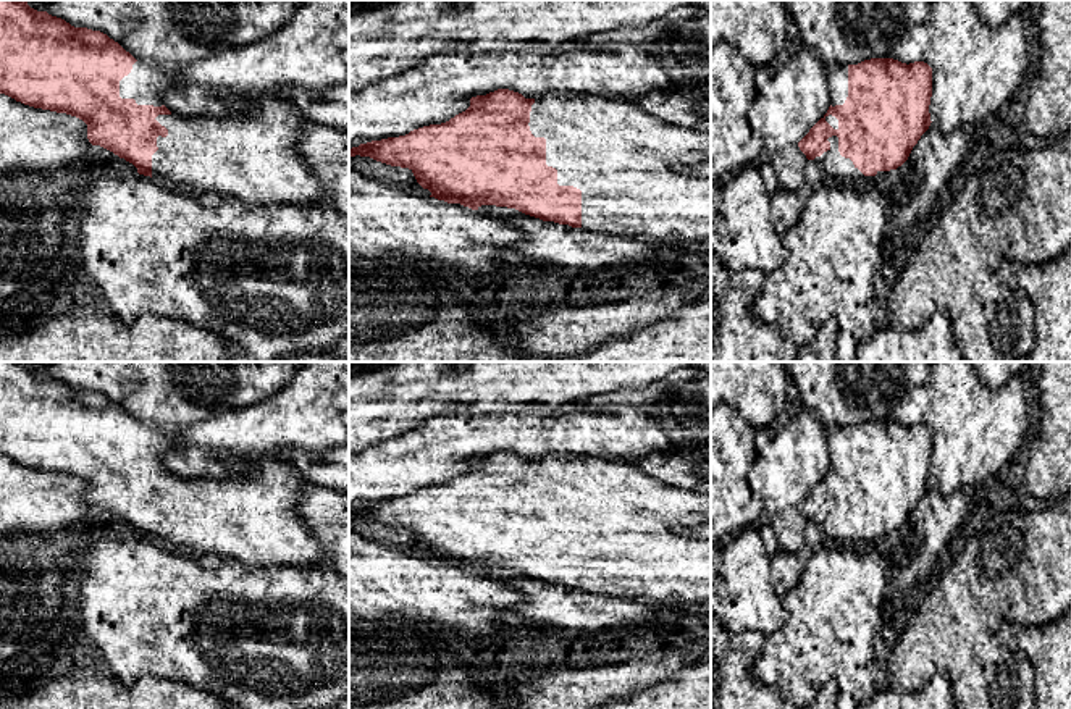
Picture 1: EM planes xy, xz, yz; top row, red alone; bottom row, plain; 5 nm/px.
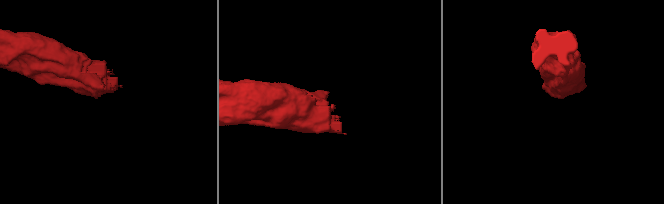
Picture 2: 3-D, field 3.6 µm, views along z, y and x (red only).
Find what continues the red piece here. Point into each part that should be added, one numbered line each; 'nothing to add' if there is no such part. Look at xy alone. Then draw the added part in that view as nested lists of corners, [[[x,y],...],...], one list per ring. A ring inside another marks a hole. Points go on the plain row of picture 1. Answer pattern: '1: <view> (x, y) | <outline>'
1: xy (251, 517) | [[[236,457],[233,464],[239,472],[231,476],[158,476],[155,481],[168,491],[168,497],[157,499],[152,539],[191,556],[216,556],[249,567],[321,567],[326,552],[296,509],[305,483],[297,468],[270,457],[262,457],[255,464]]]

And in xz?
1: xz (629, 527) | [[[554,455],[535,462],[528,488],[546,501],[557,546],[582,552],[582,589],[653,604],[711,602],[711,539],[683,533],[711,522],[709,493],[667,486],[633,464]]]

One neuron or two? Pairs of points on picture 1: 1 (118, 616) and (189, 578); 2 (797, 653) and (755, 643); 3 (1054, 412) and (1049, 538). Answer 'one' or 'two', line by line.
1: one
2: two
3: two

